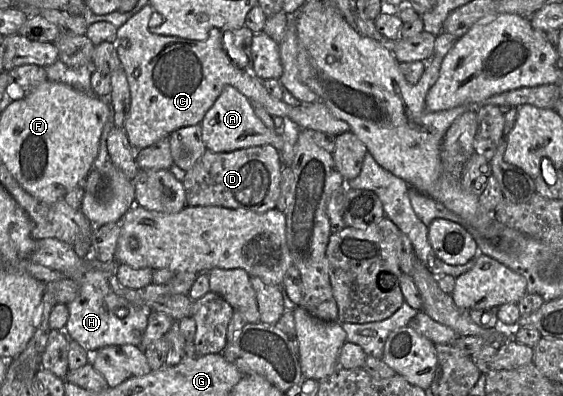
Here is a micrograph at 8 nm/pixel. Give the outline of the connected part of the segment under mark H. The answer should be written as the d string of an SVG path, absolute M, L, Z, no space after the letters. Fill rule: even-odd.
M44 238L37 241L30 261L60 271L65 274L66 278L78 284L80 292L72 302L67 304L69 317L63 329L70 339L78 342L88 352L96 352L111 345L140 346L148 324L148 317L153 310L145 306L134 305L115 294L110 286L107 272L93 268L87 259L79 257L73 245L55 238ZM121 307L129 311L124 318L116 315L116 310Z

